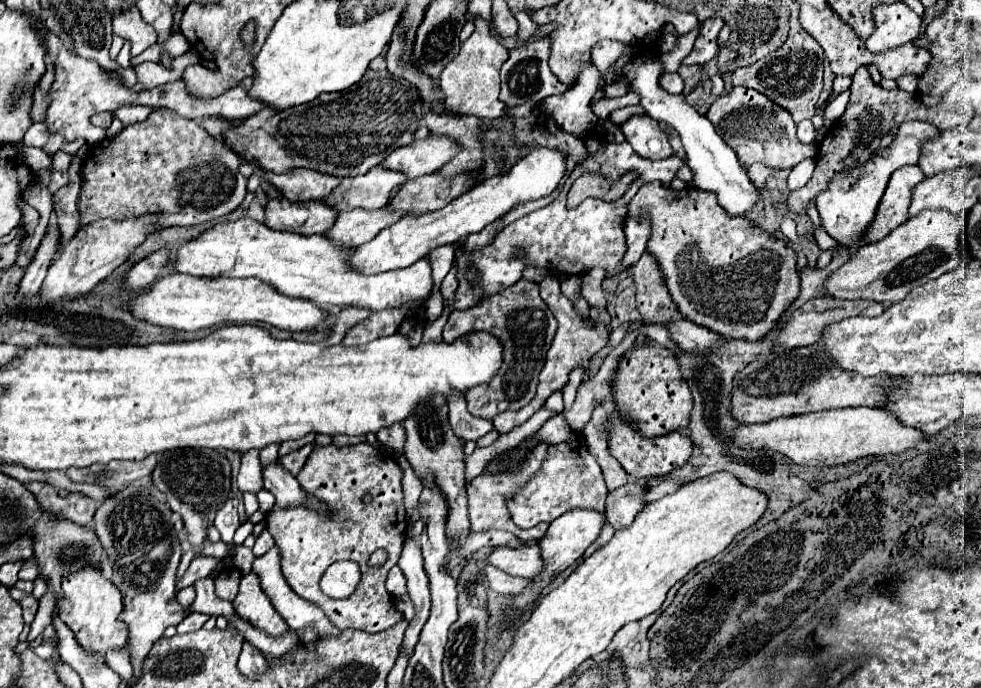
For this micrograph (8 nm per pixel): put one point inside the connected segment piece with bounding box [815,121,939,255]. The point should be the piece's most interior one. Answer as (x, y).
(847, 208)

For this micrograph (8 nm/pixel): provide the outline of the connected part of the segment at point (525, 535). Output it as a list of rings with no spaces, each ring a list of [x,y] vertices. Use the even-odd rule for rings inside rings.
[[[539,443],[529,455],[527,455],[527,463],[521,471],[517,473],[507,473],[507,475],[489,475],[489,473],[483,473],[479,477],[475,477],[469,485],[467,485],[467,501],[469,501],[469,517],[471,517],[471,523],[473,523],[473,531],[491,531],[491,529],[501,529],[501,531],[509,531],[513,535],[519,537],[519,541],[529,541],[529,539],[541,539],[547,531],[547,523],[543,525],[535,525],[531,529],[519,529],[513,521],[511,521],[511,515],[507,513],[507,495],[511,493],[519,493],[519,489],[523,489],[523,483],[527,479],[531,479],[535,475],[535,471],[539,471],[539,465],[543,465],[543,457],[547,457],[547,449],[549,449],[549,443]]]

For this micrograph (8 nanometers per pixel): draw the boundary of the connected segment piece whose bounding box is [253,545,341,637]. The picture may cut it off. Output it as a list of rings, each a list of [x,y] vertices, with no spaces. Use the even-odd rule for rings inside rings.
[[[277,545],[271,547],[265,555],[257,557],[257,559],[253,561],[253,569],[255,569],[257,575],[261,577],[261,587],[263,587],[263,591],[267,591],[267,595],[271,595],[273,607],[279,609],[279,613],[285,617],[285,621],[287,621],[287,625],[289,625],[291,629],[301,631],[301,629],[305,629],[305,627],[313,627],[313,629],[319,633],[319,637],[339,637],[339,635],[341,635],[341,631],[335,629],[335,627],[327,621],[325,613],[323,613],[319,607],[311,605],[309,601],[305,601],[305,599],[301,599],[299,595],[295,595],[295,591],[287,585],[287,581],[285,581],[285,577],[283,577],[283,573],[281,573],[281,555],[279,555],[279,547],[277,547]]]

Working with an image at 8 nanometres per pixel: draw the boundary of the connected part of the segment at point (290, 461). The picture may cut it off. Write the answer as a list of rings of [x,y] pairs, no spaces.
[[[307,445],[307,447],[301,447],[299,451],[289,453],[287,457],[281,457],[281,459],[279,459],[279,465],[281,465],[283,469],[287,469],[291,475],[297,475],[297,473],[301,471],[307,455],[311,453],[311,449],[313,449],[313,445]]]

